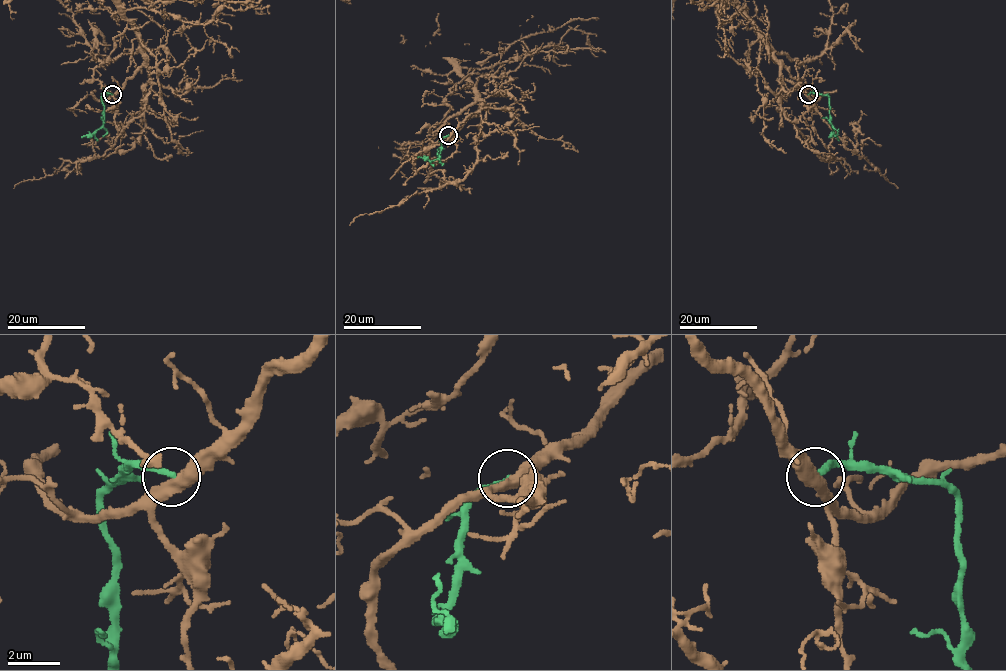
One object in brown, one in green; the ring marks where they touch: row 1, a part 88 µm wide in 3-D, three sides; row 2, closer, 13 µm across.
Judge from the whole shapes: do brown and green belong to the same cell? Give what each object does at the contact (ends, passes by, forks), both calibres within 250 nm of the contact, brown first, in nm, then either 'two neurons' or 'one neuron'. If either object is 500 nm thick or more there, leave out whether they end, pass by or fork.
brown passes by | green ends | 440/280 nm | two neurons

